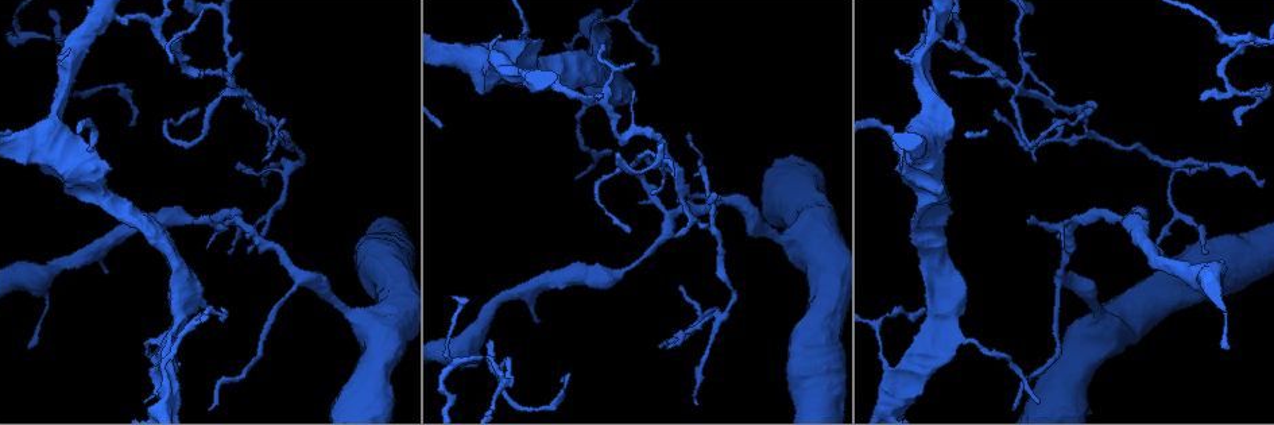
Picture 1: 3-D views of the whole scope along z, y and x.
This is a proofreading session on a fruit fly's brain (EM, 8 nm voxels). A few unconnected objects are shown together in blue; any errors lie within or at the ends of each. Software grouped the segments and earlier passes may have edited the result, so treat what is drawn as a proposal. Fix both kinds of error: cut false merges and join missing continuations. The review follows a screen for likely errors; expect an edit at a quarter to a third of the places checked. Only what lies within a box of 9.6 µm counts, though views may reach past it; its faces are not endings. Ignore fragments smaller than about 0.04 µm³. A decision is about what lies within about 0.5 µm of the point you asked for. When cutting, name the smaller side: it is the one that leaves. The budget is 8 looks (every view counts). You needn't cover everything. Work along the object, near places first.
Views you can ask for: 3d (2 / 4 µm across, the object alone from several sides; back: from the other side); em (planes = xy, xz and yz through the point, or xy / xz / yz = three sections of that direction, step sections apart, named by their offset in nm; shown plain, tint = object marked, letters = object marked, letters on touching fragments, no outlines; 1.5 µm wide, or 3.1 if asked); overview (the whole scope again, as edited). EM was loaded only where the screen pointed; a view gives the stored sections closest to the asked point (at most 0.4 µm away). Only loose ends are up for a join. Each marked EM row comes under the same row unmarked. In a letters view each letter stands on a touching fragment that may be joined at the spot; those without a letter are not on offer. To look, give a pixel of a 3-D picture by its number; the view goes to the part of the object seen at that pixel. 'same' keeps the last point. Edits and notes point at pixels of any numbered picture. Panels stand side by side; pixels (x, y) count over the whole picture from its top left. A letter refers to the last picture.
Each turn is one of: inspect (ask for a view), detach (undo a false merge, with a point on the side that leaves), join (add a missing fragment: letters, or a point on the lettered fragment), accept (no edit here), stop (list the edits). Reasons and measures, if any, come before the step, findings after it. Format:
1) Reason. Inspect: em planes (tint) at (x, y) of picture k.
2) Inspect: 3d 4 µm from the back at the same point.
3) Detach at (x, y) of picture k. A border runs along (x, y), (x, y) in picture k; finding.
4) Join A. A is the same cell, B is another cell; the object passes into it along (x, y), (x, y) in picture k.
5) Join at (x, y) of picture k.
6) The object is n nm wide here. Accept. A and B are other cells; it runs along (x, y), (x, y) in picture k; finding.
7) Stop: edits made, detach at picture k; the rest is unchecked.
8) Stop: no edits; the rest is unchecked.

Branch stops here. Inspect: 3d 4 µm at (1207, 169) of picture 1.

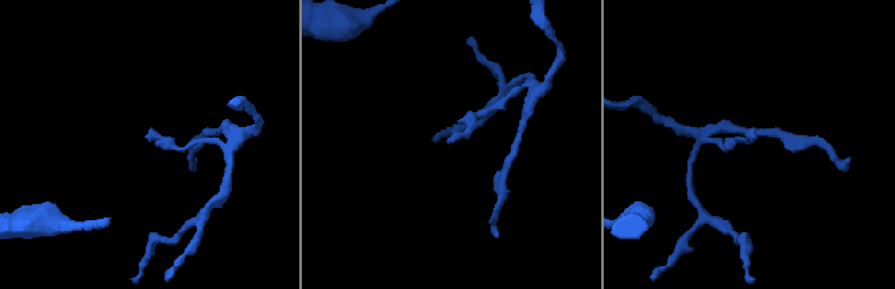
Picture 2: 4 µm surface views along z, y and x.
Need the tissue. Inspect: em planes (letters) at (755, 134) of picture 2.

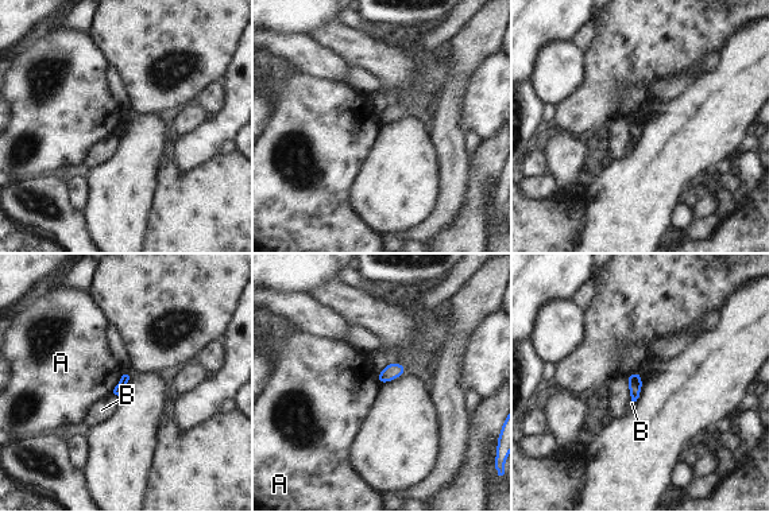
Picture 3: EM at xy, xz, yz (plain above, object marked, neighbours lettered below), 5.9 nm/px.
The object is 60 nm wide here. Accept. A and B are other cells; a border runs along (123, 375), (112, 392) in picture 3; no lettered fragment goes on from it.

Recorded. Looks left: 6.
Branch stops here. Inspect: 3d 4 µm at (230, 250) of picture 1.

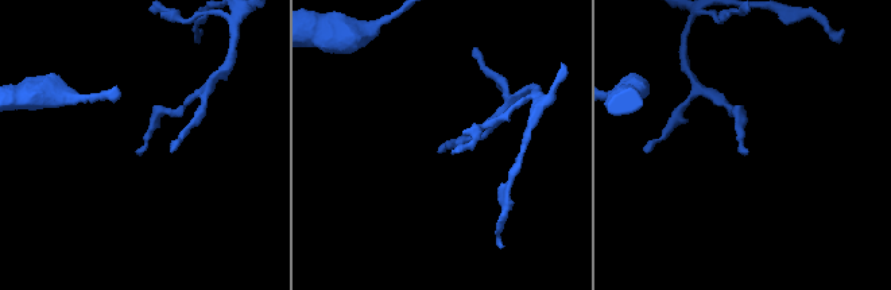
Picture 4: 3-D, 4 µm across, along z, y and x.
Need the tissue. Inspect: em xy step 4 (letters) at (136, 152) of picture 4.

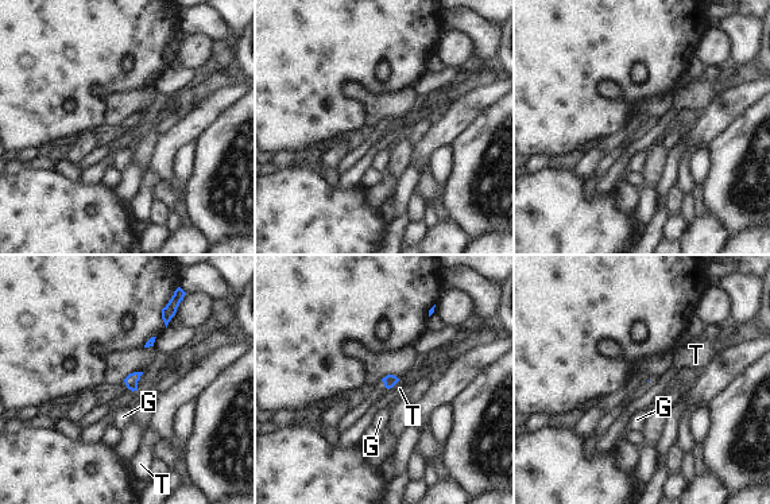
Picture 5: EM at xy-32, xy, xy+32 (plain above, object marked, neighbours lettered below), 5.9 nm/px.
Accept. G and T are other cells; no lettered fragment goes on from it.

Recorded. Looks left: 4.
Sudden change in width. Inspect: em planes (letters) at (627, 266) of picture 1.

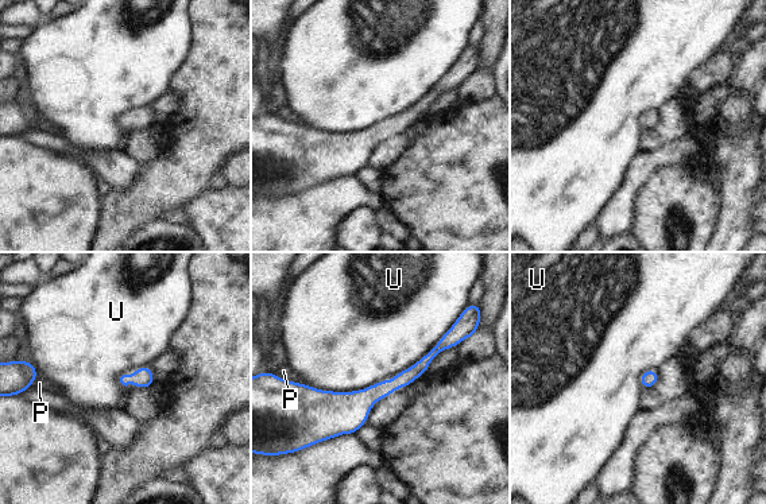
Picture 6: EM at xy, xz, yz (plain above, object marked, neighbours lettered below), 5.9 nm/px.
The object is 100 nm wide here. Accept. P and U are other cells; a border runs along (453, 322), (390, 380), (304, 384) in picture 6; all the same neuron.

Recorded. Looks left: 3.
Stop: no edits; the rest is unchecked.

